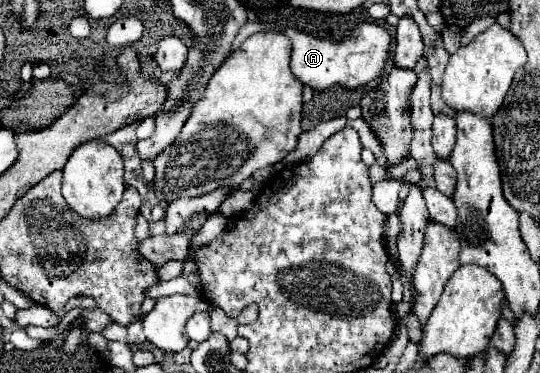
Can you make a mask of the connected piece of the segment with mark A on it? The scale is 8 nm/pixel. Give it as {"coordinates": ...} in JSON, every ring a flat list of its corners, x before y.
{"coordinates":[[373,22,359,24,351,36,339,42,333,38,313,38,313,34,303,34,303,30,285,30,285,34,293,44,293,54,291,54,293,74,305,86,311,86,315,90,323,90,333,84,343,84,347,88,369,84,381,74,391,42,389,32]]}

